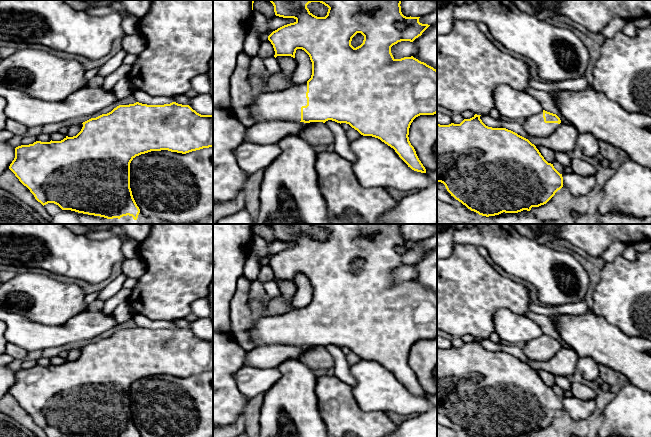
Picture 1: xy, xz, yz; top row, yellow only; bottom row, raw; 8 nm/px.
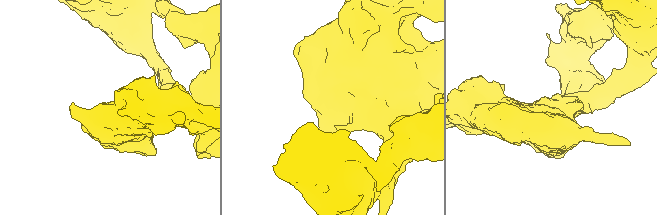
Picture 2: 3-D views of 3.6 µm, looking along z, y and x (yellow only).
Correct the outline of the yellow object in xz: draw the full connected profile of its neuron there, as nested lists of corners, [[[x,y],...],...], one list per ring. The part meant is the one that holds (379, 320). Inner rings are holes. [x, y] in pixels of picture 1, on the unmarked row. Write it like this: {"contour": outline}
{"contour": [[[267,224],[274,230],[276,240],[294,242],[296,245],[273,255],[268,264],[277,280],[295,282],[297,273],[304,274],[312,286],[311,302],[304,308],[274,317],[261,317],[250,329],[251,341],[256,345],[286,344],[294,346],[323,346],[328,344],[349,348],[363,360],[372,360],[395,374],[412,394],[426,397],[414,371],[409,365],[409,352],[420,339],[437,337],[437,294],[418,283],[395,283],[391,271],[401,265],[413,266],[430,250],[419,246],[420,241],[406,241],[401,236],[401,224]],[[320,226],[327,230],[325,241],[313,239],[307,229]],[[361,257],[363,267],[354,272],[352,262]]]}

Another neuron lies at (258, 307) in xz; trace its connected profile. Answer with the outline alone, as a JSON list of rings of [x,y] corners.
[[[249,300],[248,306],[254,314],[261,318],[266,313],[268,304],[264,304],[260,300]]]

